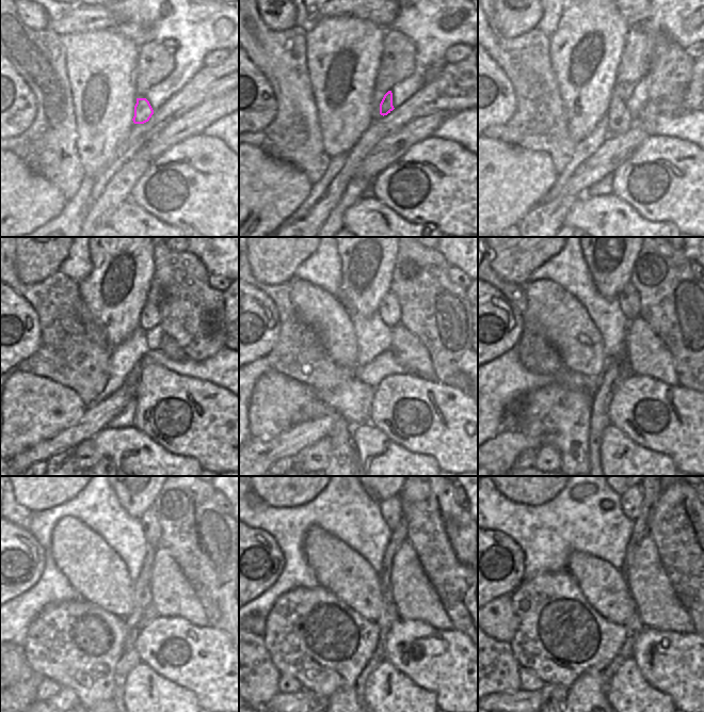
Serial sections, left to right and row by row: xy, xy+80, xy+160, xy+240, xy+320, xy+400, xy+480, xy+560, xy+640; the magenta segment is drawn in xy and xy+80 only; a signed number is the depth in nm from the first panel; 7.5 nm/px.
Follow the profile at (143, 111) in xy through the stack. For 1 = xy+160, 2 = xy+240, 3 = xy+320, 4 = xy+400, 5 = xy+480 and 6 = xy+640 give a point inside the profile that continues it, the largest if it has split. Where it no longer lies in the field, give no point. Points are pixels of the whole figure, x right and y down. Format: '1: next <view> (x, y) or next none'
1: next xy+160 (626, 90)
2: next xy+240 (149, 317)
3: next xy+320 (388, 310)
4: next xy+400 (628, 300)
5: next xy+480 (149, 524)
6: next xy+640 (630, 501)

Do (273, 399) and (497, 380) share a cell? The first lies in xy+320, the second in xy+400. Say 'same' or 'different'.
different

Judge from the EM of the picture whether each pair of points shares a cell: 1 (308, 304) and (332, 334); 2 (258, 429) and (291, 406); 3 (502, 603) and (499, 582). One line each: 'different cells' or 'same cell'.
1: same cell
2: same cell
3: different cells

